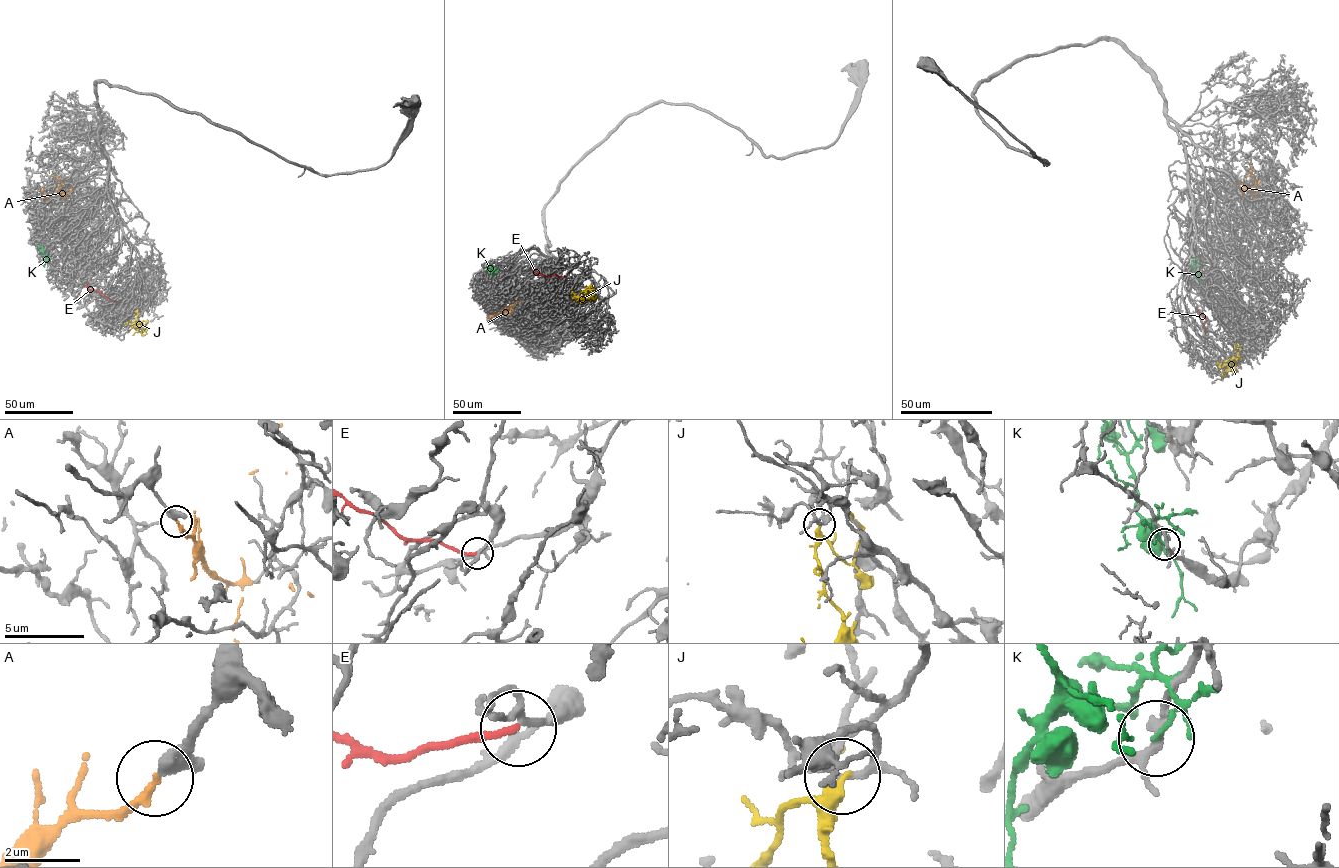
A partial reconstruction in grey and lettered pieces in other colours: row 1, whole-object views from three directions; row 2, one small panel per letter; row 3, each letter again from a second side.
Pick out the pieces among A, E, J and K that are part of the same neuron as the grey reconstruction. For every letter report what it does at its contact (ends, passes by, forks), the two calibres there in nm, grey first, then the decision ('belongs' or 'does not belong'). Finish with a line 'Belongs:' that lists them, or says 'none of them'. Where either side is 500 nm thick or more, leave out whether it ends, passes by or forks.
A: it ends | 240/220 nm | belongs
E: it ends | 140/190 nm | does not belong
J: it passes by | 190/240 nm | does not belong
K: it ends | 190/120 nm | does not belong
Belongs: A

